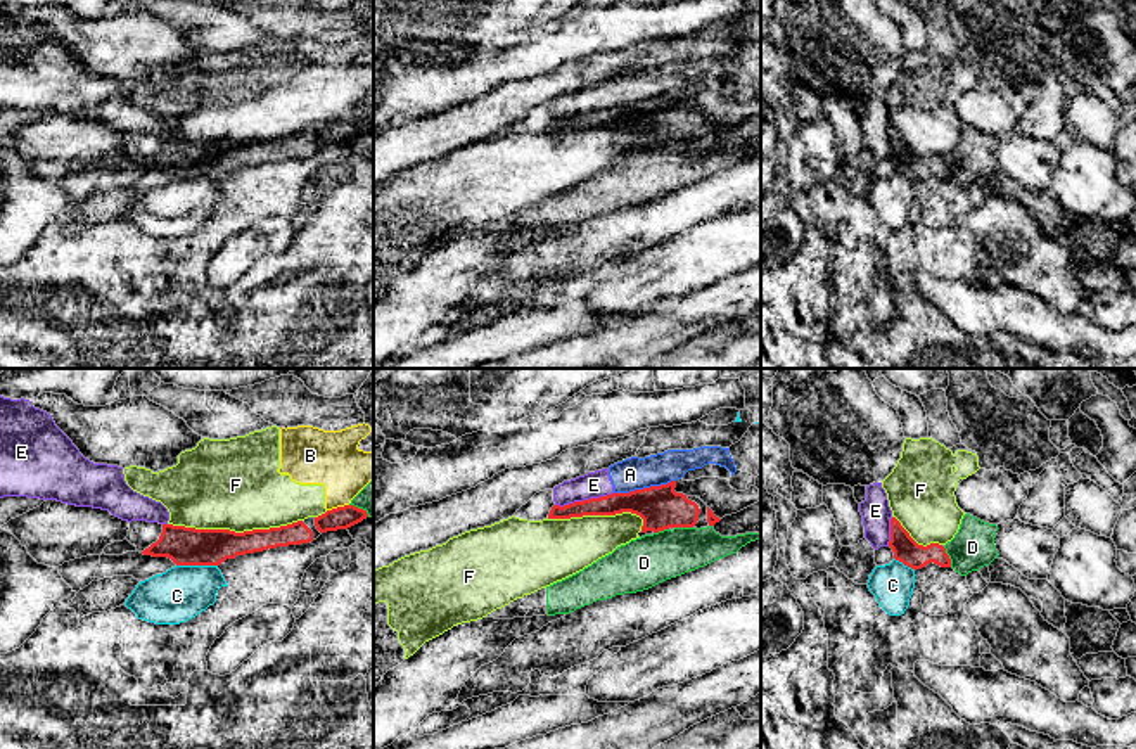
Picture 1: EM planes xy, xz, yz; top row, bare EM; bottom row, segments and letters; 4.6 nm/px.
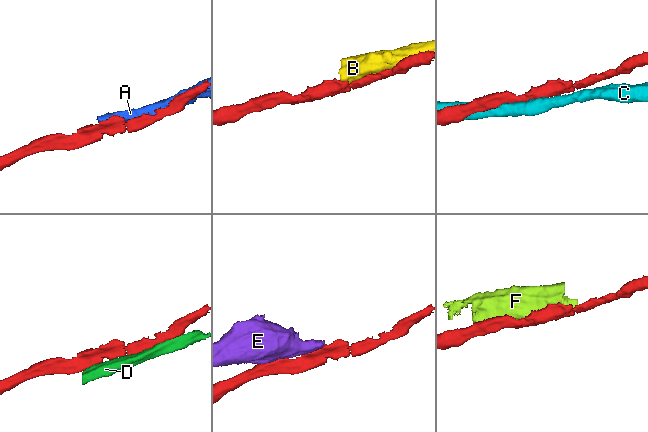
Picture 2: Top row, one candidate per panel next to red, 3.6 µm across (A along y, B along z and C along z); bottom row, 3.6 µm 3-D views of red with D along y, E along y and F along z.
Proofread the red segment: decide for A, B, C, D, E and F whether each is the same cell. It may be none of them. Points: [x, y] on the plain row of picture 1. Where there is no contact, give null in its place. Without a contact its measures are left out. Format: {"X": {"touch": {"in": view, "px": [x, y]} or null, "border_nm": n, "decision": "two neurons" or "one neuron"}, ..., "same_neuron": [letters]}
{"A": {"touch": {"in": "xz", "px": [644, 101]}, "border_nm": 300, "decision": "two neurons"}, "B": {"touch": {"in": "xy", "px": [338, 120]}, "border_nm": 110, "decision": "two neurons"}, "C": {"touch": {"in": "xy", "px": [197, 177]}, "border_nm": 190, "decision": "two neurons"}, "D": {"touch": {"in": "yz", "px": [948, 170]}, "border_nm": 100, "decision": "two neurons"}, "E": {"touch": {"in": "xz", "px": [583, 113]}, "border_nm": 280, "decision": "two neurons"}, "F": {"touch": {"in": "xy", "px": [234, 144]}, "border_nm": 600, "decision": "two neurons"}, "same_neuron": []}

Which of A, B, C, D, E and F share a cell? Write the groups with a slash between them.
A E / B F / C / D

